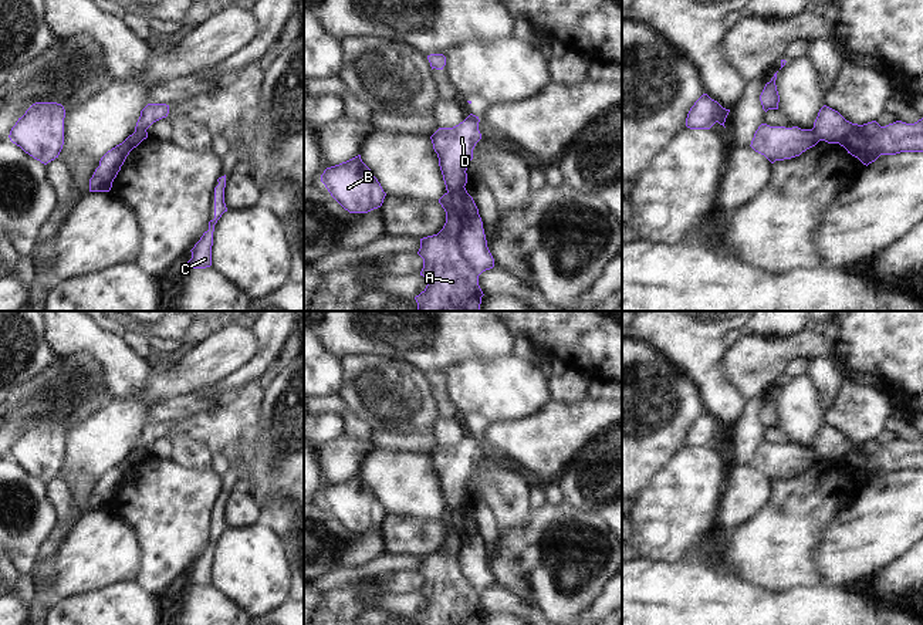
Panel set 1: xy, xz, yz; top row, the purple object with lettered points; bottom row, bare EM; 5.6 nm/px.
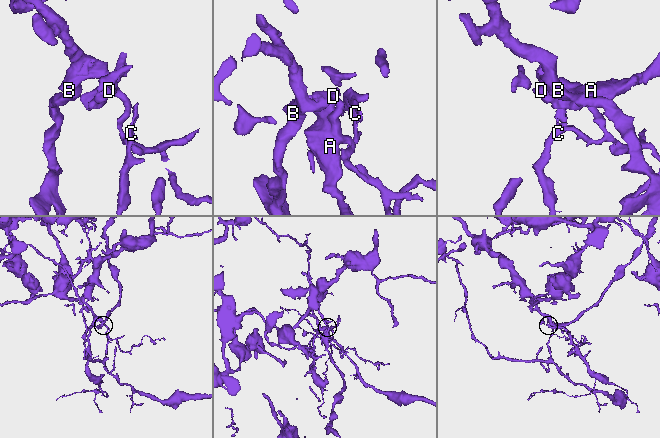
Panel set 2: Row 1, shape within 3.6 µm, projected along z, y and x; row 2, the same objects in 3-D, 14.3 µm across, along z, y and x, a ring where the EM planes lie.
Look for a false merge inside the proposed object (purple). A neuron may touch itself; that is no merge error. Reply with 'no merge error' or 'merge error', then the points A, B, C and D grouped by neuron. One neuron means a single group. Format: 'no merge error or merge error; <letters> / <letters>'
merge error; A D / B C

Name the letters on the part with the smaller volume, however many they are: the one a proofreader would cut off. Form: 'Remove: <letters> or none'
Remove: A, D

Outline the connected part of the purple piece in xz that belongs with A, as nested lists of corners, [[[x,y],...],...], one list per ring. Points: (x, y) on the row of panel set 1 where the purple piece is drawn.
[[[470,114],[459,125],[453,128],[439,128],[430,136],[447,190],[439,199],[439,203],[446,212],[446,223],[437,234],[420,239],[420,249],[417,251],[423,259],[420,276],[427,280],[427,286],[415,297],[417,311],[480,311],[481,297],[484,294],[479,286],[479,276],[466,264],[464,257],[460,253],[459,232],[462,223],[450,203],[450,193],[456,189],[464,188],[467,183],[466,170],[473,159],[473,149],[481,139],[479,122],[479,116]]]

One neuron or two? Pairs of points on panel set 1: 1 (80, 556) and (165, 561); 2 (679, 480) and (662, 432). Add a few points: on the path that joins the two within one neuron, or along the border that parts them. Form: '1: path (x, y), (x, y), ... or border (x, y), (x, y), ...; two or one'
1: border (132, 527), (139, 544), (139, 571), (135, 580); two
2: border (686, 445), (651, 482); two

